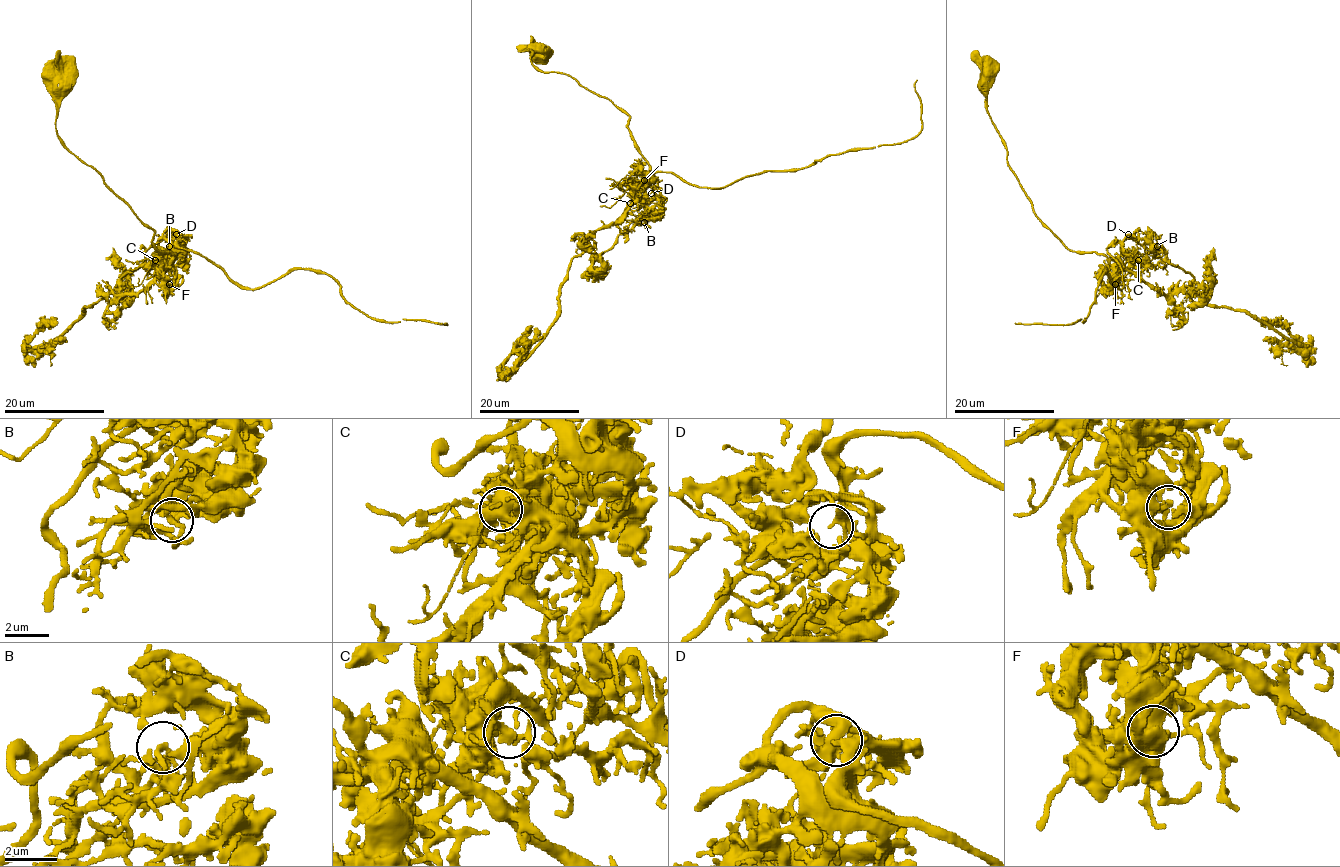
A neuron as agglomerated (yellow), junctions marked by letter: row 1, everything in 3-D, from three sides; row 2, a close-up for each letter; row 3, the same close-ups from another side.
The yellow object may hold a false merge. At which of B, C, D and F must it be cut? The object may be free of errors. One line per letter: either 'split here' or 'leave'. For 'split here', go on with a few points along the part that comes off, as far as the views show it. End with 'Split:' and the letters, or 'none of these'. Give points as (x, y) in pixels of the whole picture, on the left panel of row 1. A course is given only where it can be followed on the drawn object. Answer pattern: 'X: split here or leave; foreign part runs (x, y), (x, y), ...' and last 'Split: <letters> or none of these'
B: leave
C: split here; foreign part runs (156, 261), (184, 253), (178, 243), (257, 288), (292, 271), (319, 269), (370, 317), (441, 323)
D: leave
F: leave
Split: C

